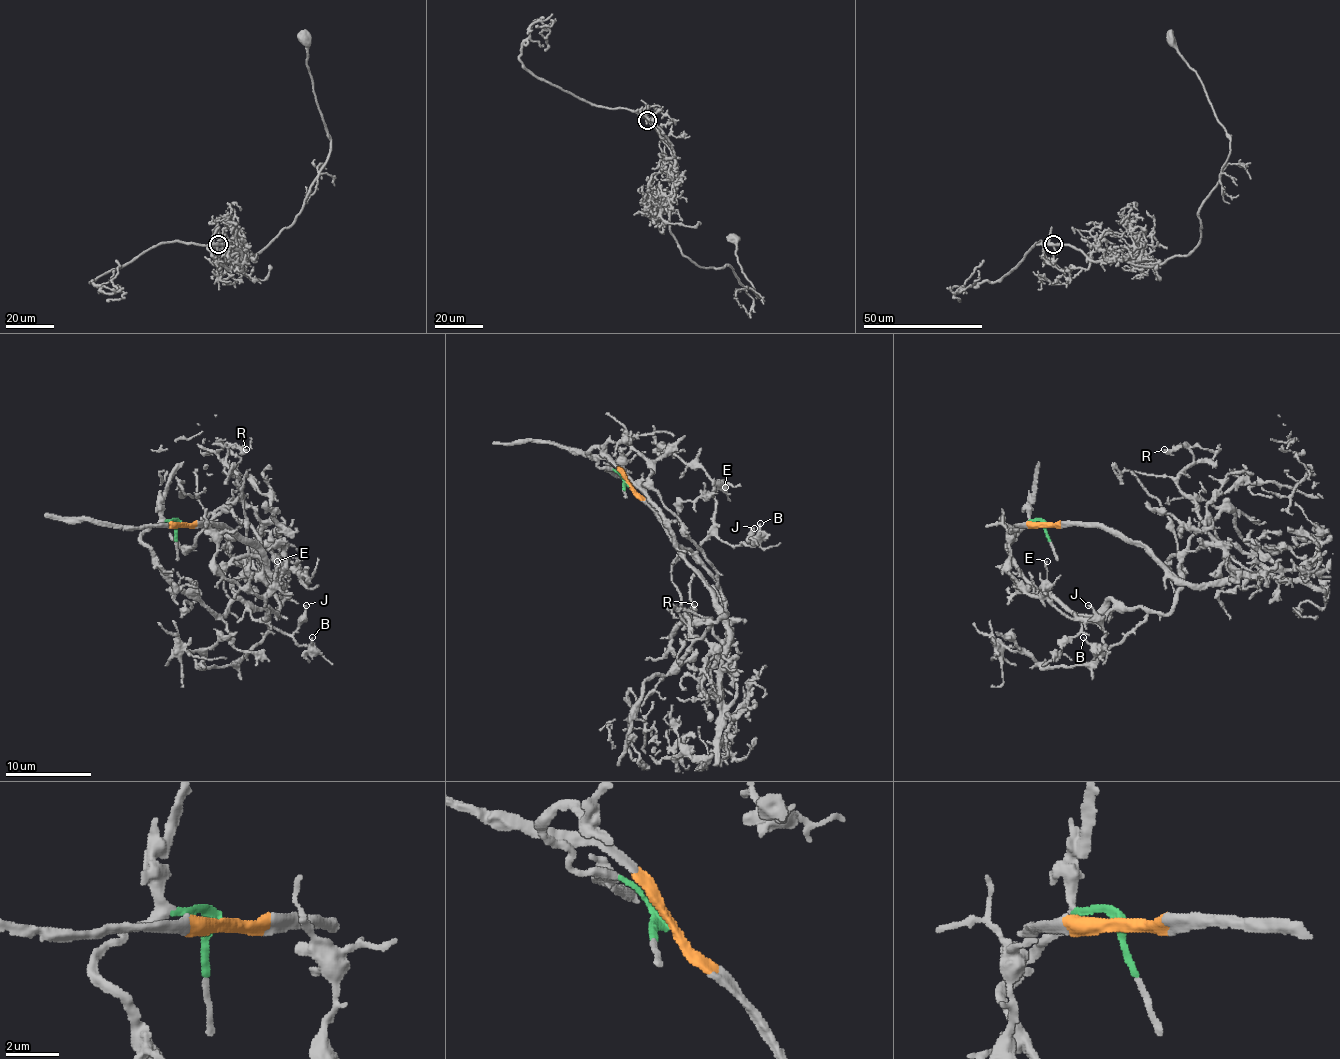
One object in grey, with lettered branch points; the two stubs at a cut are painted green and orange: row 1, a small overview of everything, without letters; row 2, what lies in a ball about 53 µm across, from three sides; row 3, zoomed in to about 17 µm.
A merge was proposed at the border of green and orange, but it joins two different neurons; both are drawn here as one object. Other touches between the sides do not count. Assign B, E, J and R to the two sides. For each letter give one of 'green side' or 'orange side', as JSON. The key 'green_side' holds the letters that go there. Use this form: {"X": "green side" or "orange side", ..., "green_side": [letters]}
{"B": "green side", "E": "green side", "J": "green side", "R": "orange side", "green_side": ["B", "E", "J"]}

